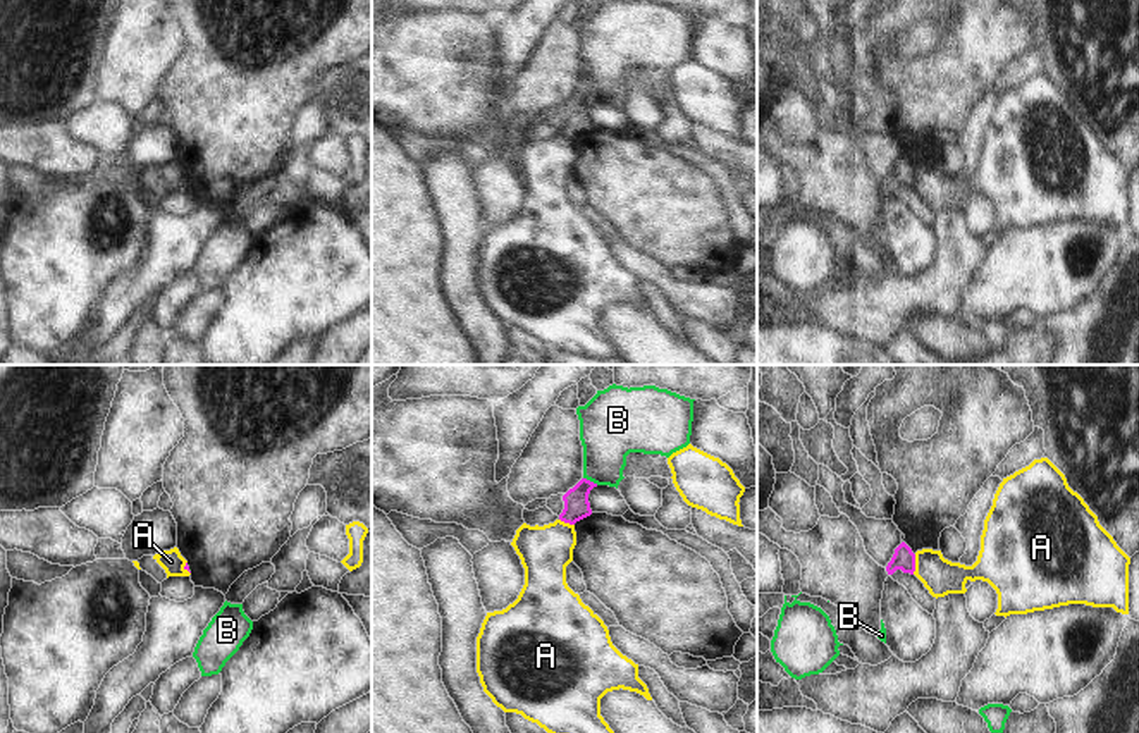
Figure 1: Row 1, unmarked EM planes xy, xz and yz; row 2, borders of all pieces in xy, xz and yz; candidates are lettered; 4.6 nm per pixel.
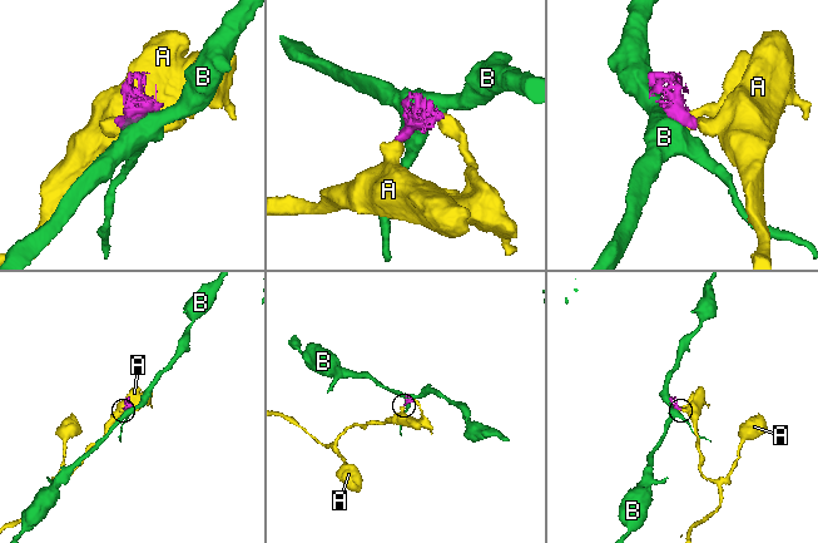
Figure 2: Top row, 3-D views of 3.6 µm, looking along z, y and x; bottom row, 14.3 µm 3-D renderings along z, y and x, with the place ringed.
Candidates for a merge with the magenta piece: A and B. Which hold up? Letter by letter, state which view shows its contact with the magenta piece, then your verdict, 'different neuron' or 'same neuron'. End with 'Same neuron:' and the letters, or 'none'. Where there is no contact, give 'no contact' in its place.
A: yz | different neuron
B: xz | different neuron
Same neuron: none

